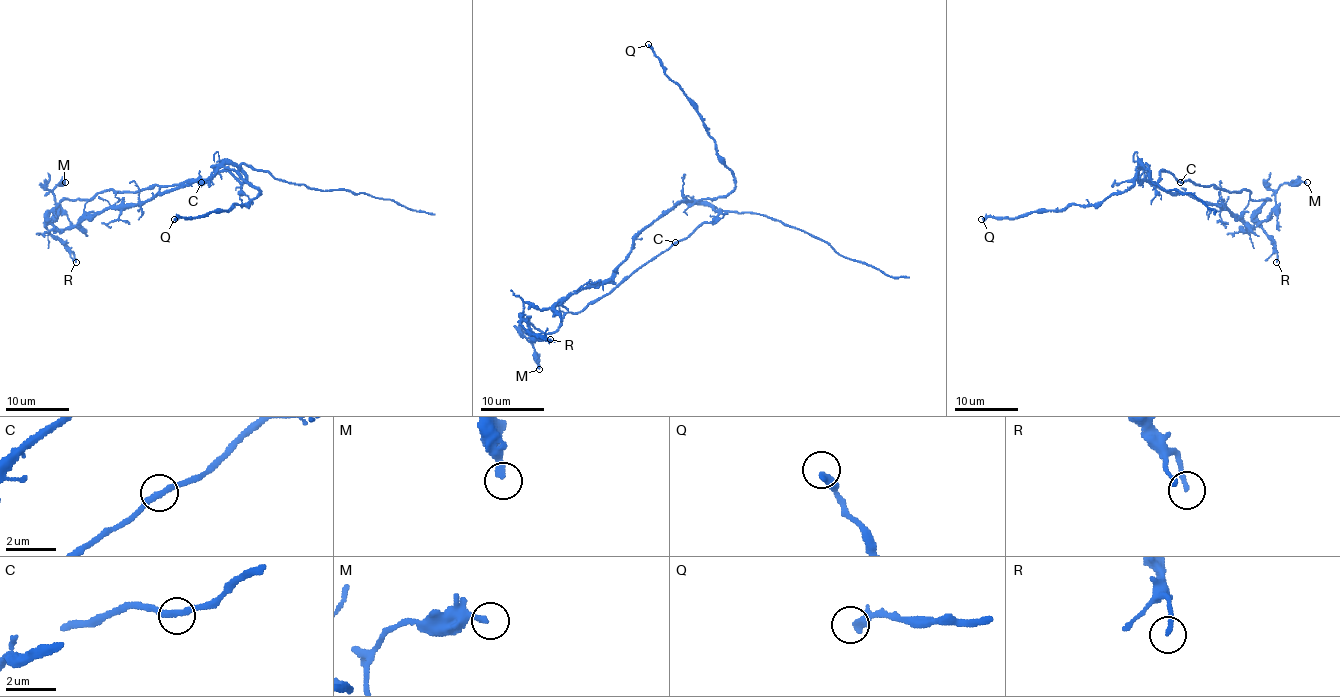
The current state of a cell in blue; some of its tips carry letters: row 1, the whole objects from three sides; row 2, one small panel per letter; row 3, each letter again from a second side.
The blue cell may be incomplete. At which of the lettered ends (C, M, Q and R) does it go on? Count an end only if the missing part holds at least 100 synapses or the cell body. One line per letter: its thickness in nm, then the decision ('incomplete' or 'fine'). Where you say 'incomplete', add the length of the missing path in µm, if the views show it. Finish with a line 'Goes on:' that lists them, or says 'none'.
C: 240 nm thick; fine
M: 240 nm thick; fine
Q: 360 nm thick; fine
R: 140 nm thick; fine
Goes on: none

